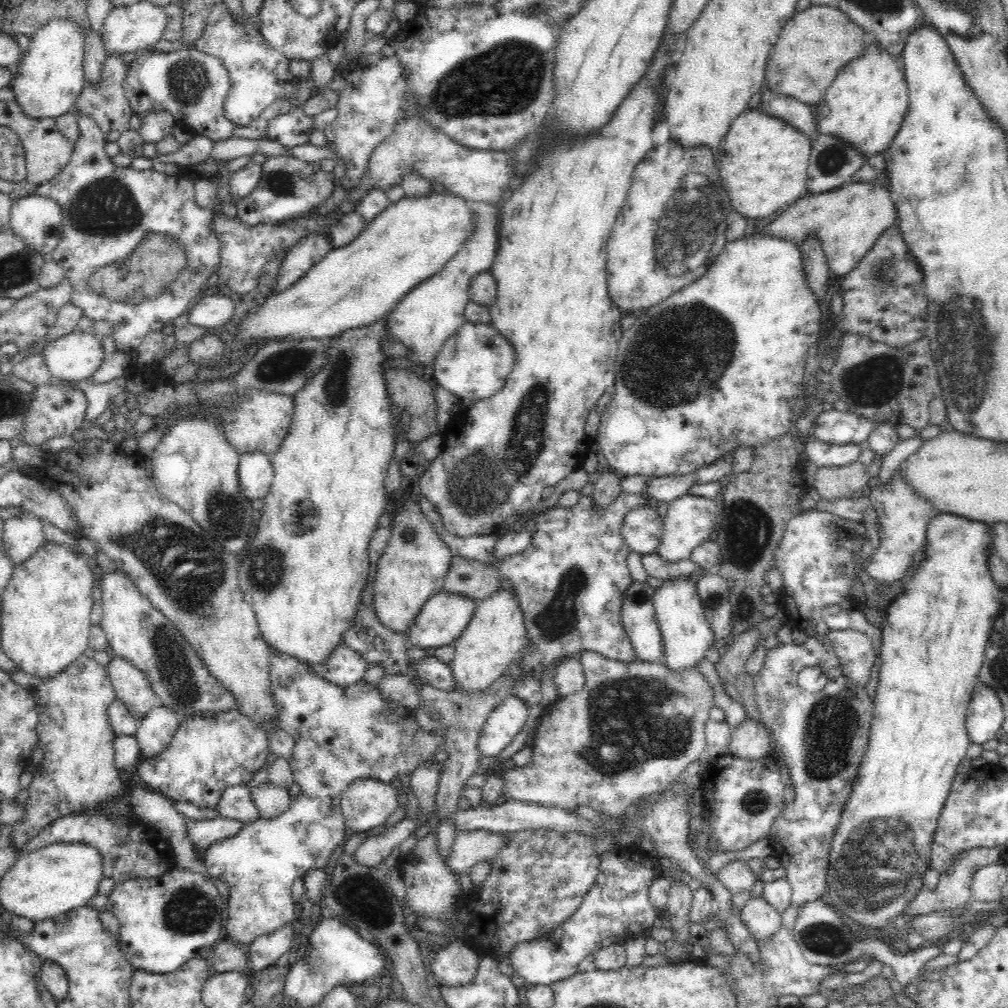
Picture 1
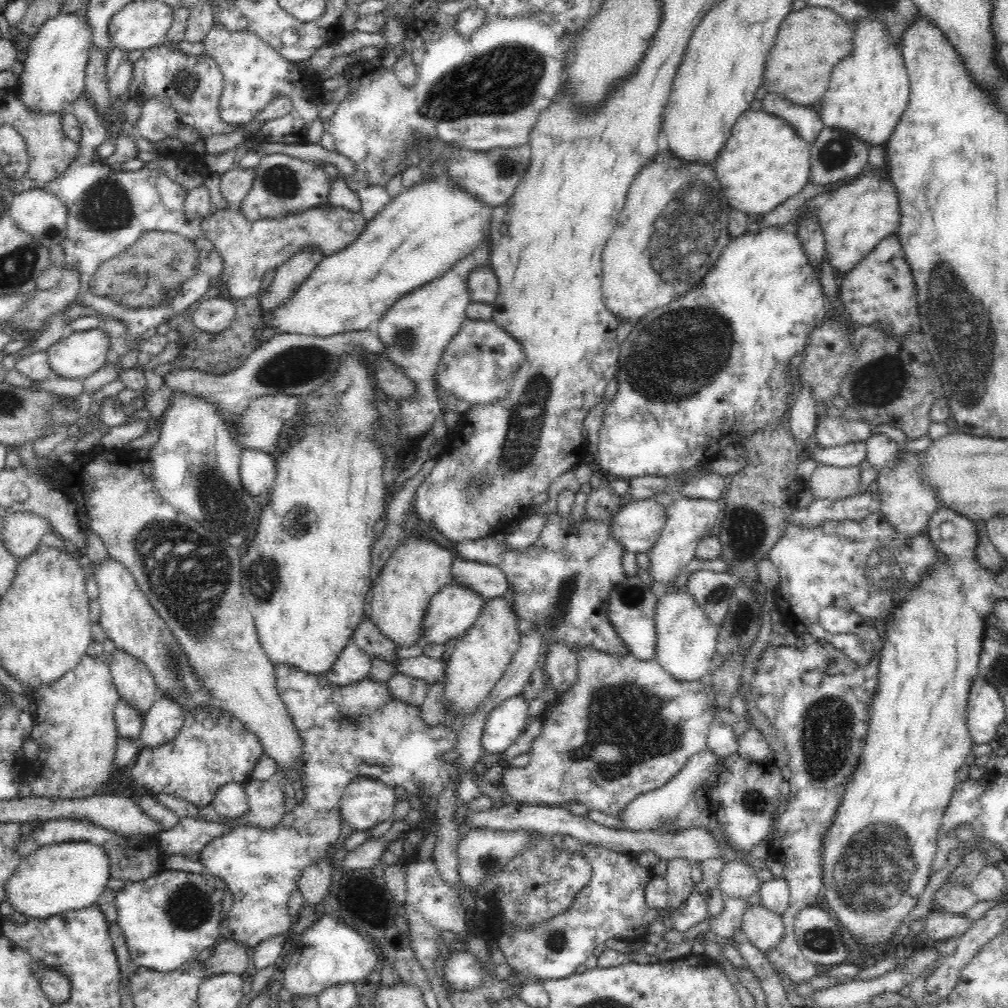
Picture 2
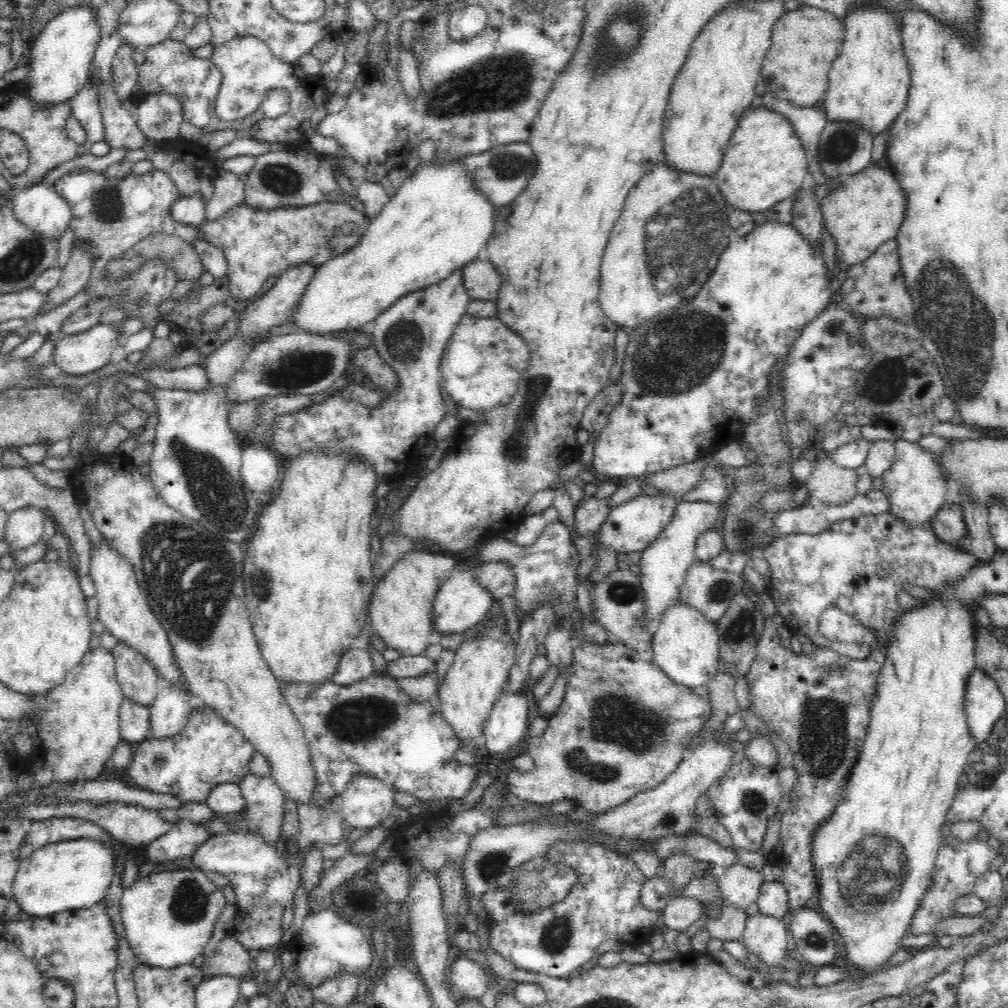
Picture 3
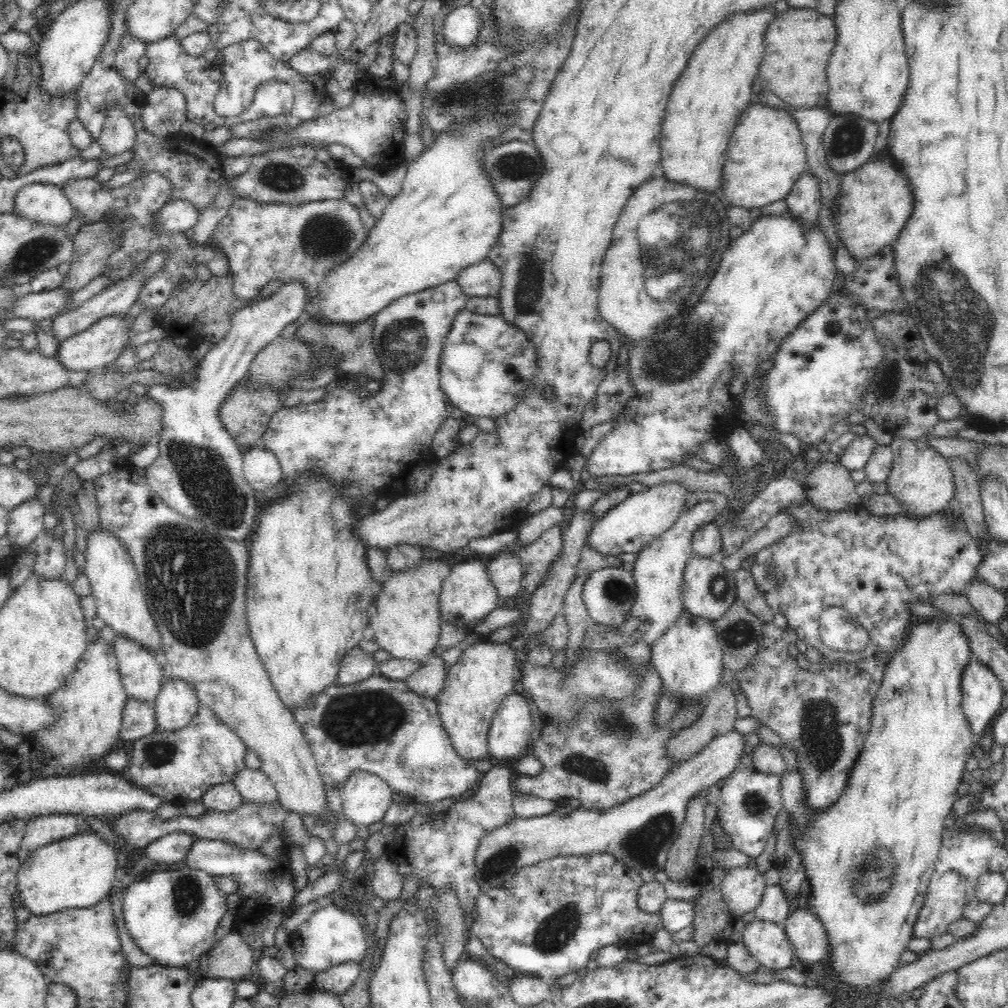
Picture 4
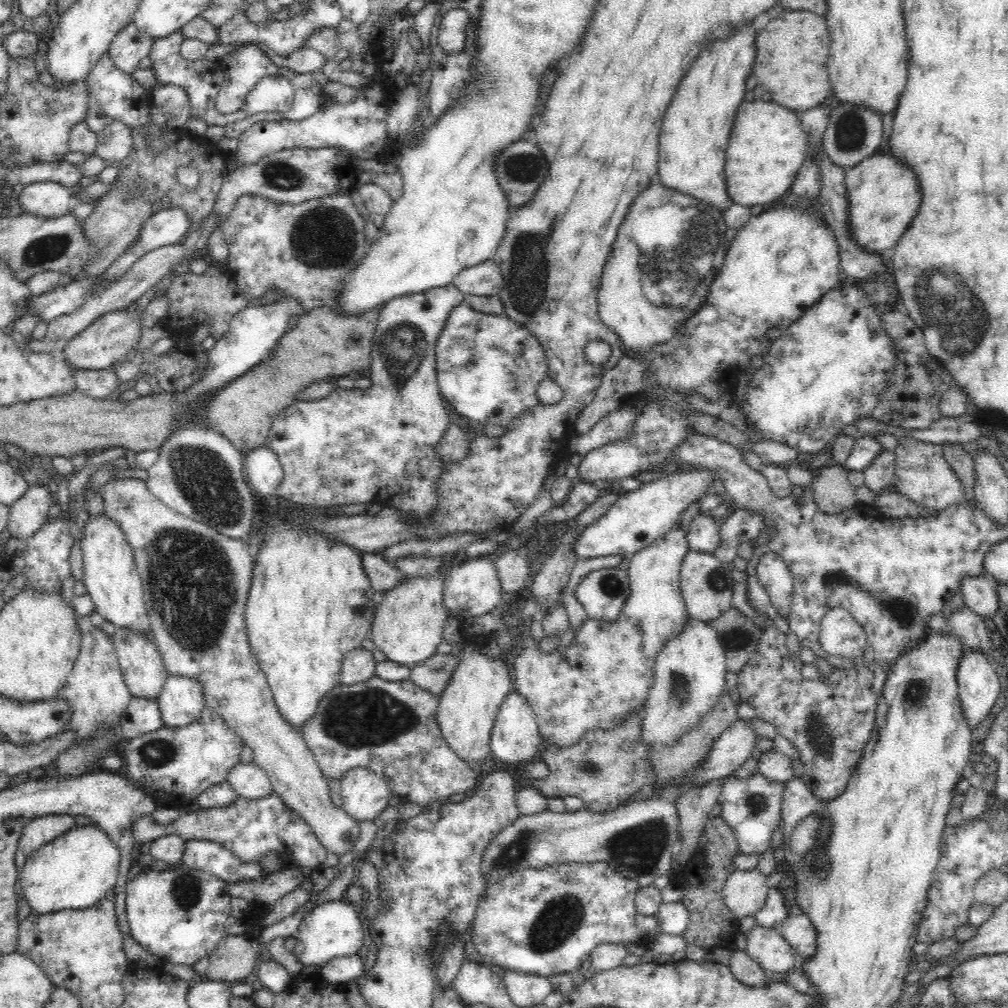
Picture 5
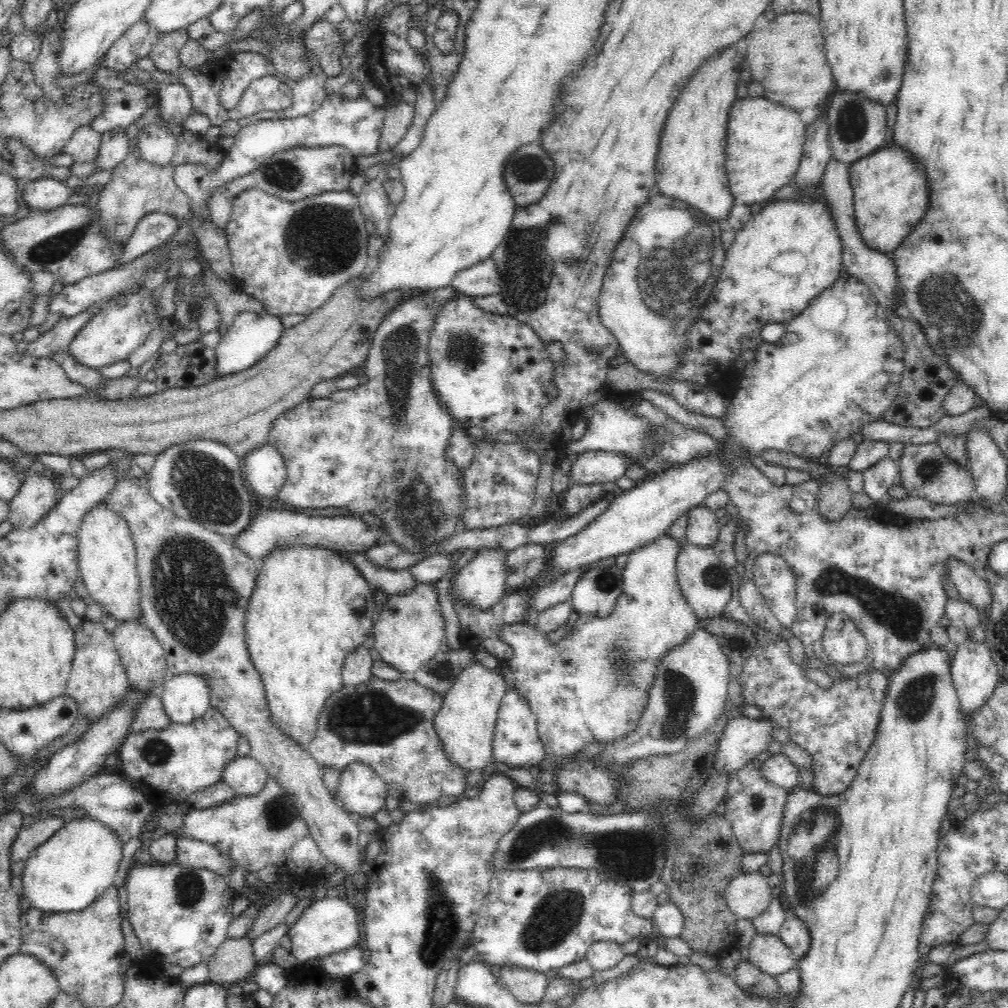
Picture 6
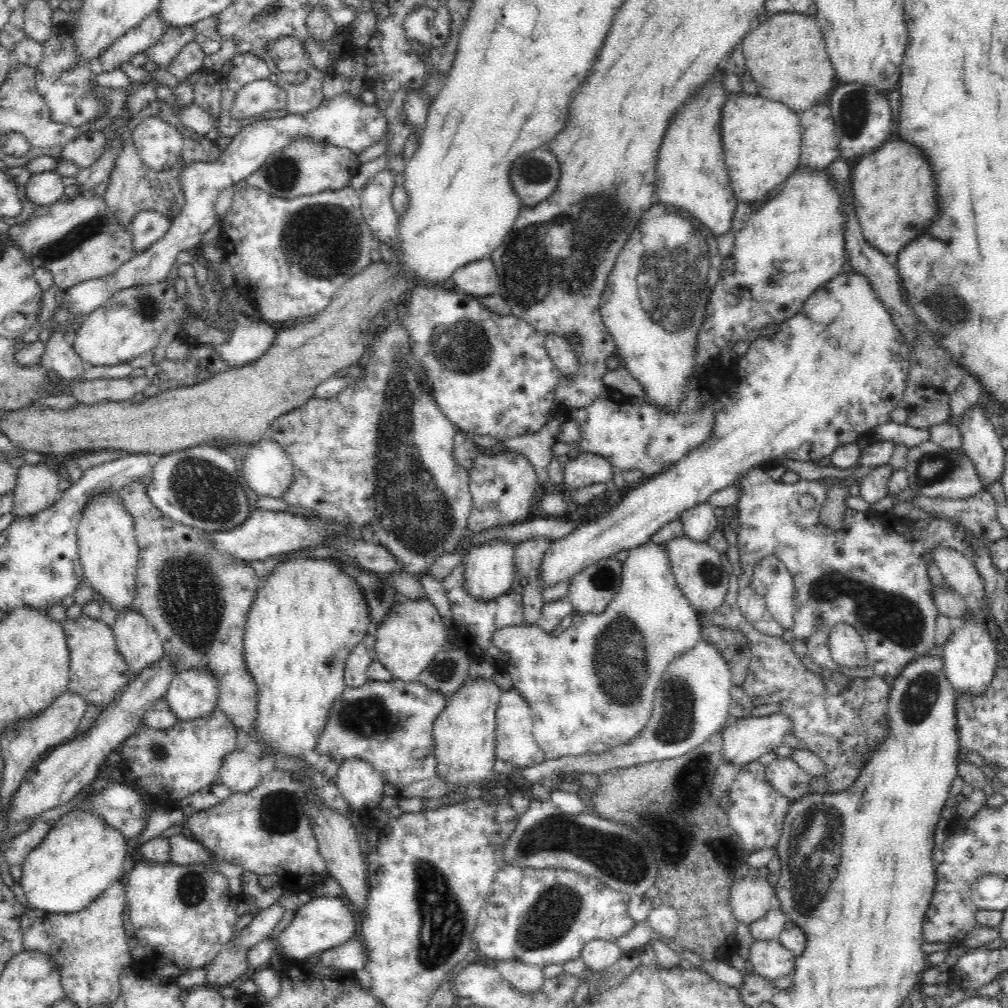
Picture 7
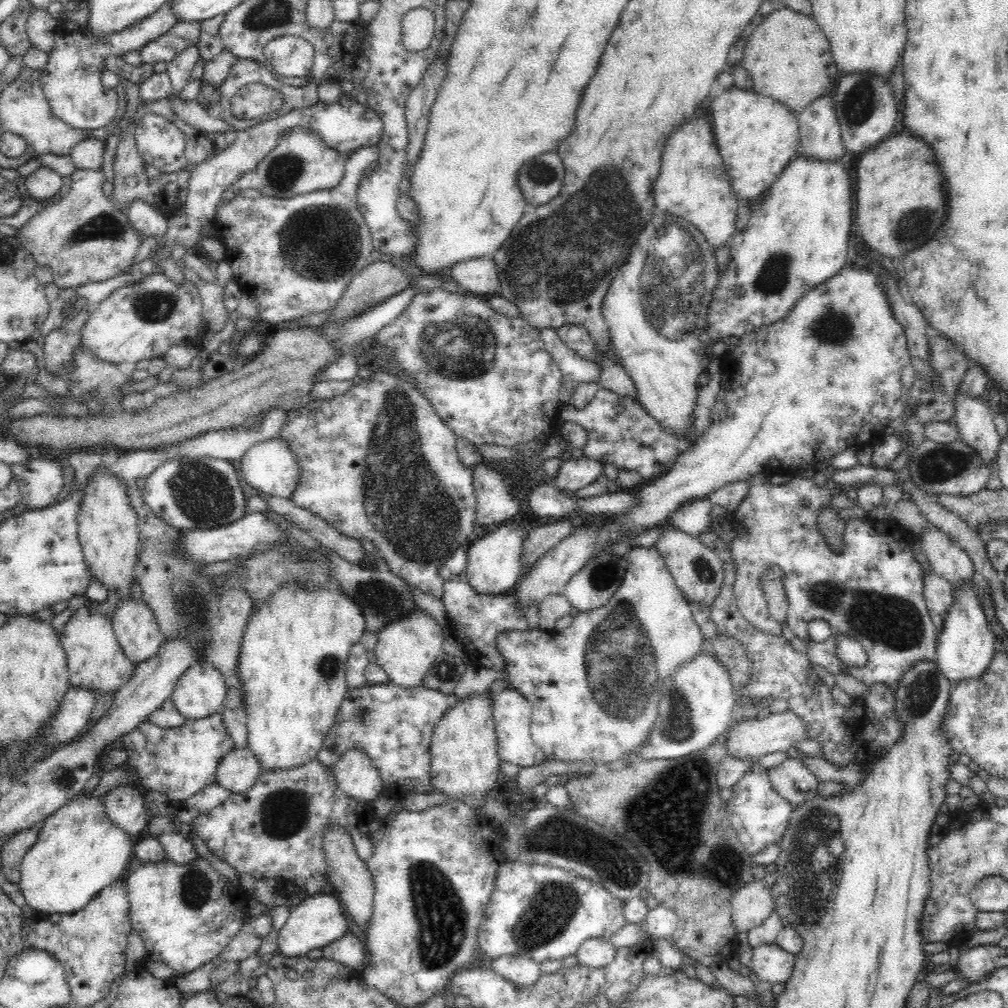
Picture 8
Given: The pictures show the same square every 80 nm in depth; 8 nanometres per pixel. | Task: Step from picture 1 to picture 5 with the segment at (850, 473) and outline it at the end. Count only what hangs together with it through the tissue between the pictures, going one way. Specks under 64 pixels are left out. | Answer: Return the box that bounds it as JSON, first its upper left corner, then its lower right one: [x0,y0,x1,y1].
[811,465,859,515]

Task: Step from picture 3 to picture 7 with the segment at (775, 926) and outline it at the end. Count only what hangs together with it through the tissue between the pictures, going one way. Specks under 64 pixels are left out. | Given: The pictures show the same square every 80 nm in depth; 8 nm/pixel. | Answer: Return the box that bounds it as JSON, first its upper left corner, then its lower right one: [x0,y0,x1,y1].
[749,939,796,982]

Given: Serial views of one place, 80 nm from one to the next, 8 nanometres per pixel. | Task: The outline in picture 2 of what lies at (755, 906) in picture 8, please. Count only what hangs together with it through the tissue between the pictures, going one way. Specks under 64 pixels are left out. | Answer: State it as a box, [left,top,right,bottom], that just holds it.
[719,860,761,901]

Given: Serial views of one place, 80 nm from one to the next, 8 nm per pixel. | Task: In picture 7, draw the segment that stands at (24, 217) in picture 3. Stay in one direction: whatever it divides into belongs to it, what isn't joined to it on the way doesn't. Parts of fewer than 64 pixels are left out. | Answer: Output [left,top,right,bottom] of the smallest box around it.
[27,170,66,207]

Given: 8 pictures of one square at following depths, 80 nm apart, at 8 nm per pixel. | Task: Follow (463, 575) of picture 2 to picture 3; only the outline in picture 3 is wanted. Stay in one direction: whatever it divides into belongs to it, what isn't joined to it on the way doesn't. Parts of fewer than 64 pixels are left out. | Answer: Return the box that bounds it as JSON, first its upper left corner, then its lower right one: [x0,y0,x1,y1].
[474,561,516,601]

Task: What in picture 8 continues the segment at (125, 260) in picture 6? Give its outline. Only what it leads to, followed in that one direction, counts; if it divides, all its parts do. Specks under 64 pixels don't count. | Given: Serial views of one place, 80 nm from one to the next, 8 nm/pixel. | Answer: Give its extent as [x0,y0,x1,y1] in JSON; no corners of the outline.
[126,198,168,239]

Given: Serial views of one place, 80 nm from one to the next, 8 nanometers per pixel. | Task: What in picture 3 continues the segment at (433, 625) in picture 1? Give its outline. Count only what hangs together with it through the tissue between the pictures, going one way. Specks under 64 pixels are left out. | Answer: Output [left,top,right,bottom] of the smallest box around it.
[434,563,496,635]

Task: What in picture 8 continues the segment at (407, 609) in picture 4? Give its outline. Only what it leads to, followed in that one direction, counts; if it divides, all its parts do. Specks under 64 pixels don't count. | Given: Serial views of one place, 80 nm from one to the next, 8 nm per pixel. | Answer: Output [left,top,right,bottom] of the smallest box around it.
[373,609,443,689]

